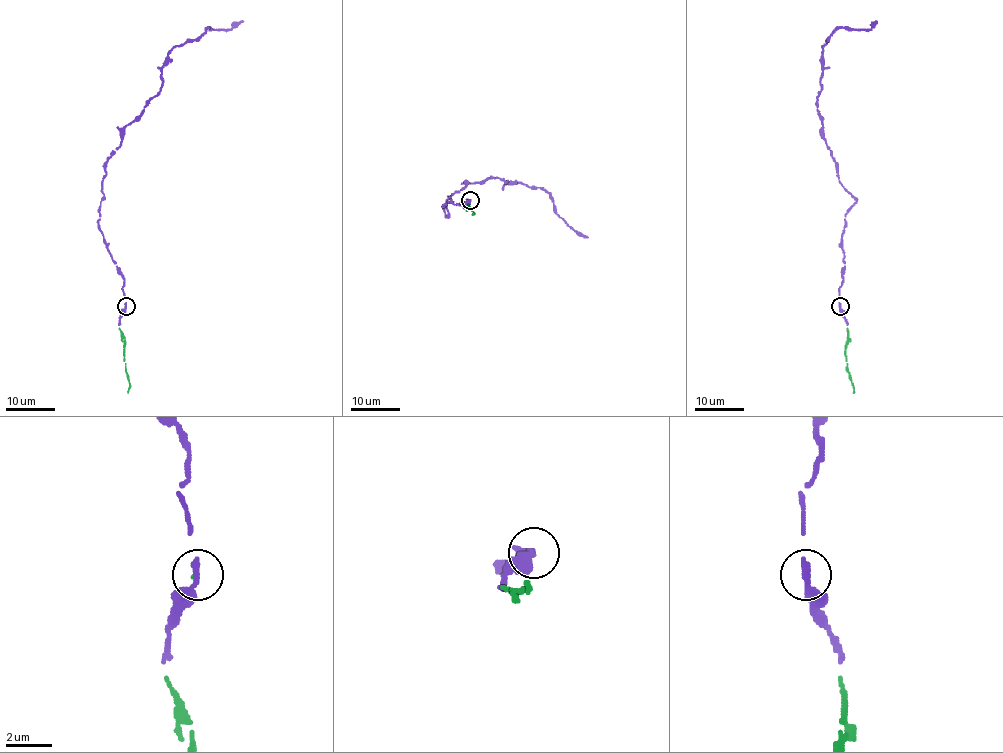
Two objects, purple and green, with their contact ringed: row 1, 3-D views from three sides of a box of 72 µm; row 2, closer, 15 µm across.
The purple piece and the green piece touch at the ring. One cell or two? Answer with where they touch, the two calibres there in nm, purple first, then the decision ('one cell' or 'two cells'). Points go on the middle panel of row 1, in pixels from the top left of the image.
at (470, 200); 380 nm thick on the purple side, 130 nm on the other; one cell

